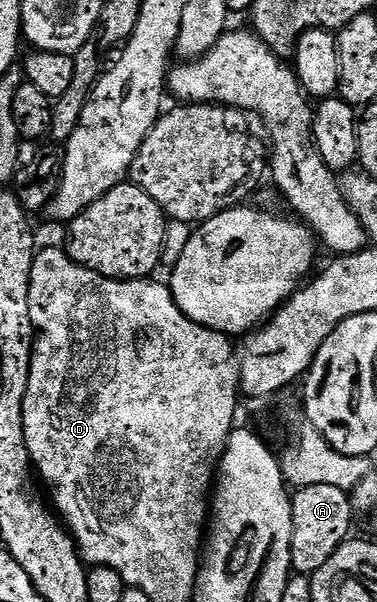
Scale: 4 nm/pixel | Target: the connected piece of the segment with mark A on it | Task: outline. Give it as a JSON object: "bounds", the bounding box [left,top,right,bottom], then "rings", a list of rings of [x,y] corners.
{"bounds":[291,486,355,577],"rings":[[[307,486],[292,493],[291,510],[291,562],[293,572],[312,577],[319,566],[327,563],[327,558],[339,550],[339,546],[350,539],[349,527],[353,524],[355,509],[350,493],[337,486]]]}

